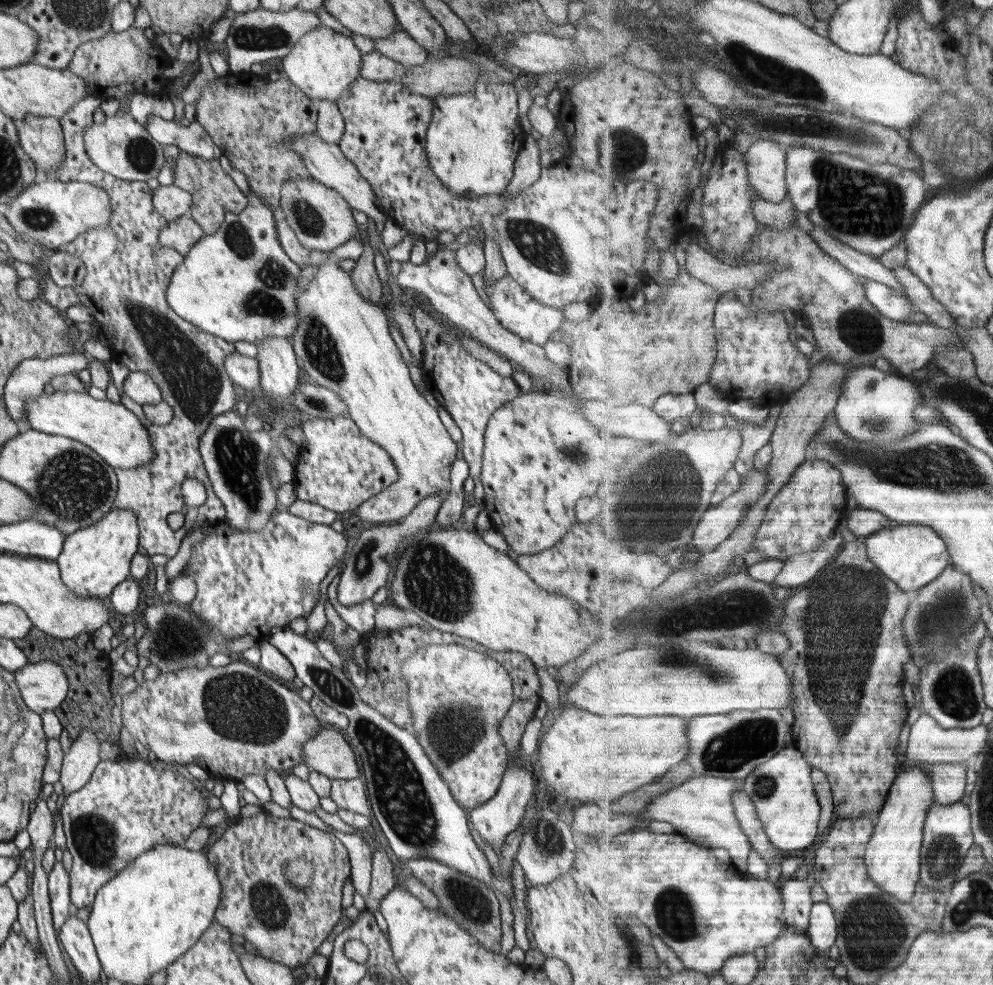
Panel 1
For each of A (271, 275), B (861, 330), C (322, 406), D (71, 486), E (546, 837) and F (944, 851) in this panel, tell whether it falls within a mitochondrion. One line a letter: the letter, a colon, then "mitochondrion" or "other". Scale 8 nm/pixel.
A: mitochondrion
B: mitochondrion
C: mitochondrion
D: mitochondrion
E: mitochondrion
F: mitochondrion

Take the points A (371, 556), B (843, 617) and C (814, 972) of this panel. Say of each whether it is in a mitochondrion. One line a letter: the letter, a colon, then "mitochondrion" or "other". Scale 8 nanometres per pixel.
A: mitochondrion
B: mitochondrion
C: other

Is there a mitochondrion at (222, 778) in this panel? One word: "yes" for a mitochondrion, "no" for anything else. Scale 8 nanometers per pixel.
no

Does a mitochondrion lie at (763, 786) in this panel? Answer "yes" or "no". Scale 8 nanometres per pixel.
yes

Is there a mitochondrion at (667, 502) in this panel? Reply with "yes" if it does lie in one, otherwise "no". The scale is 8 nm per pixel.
yes

